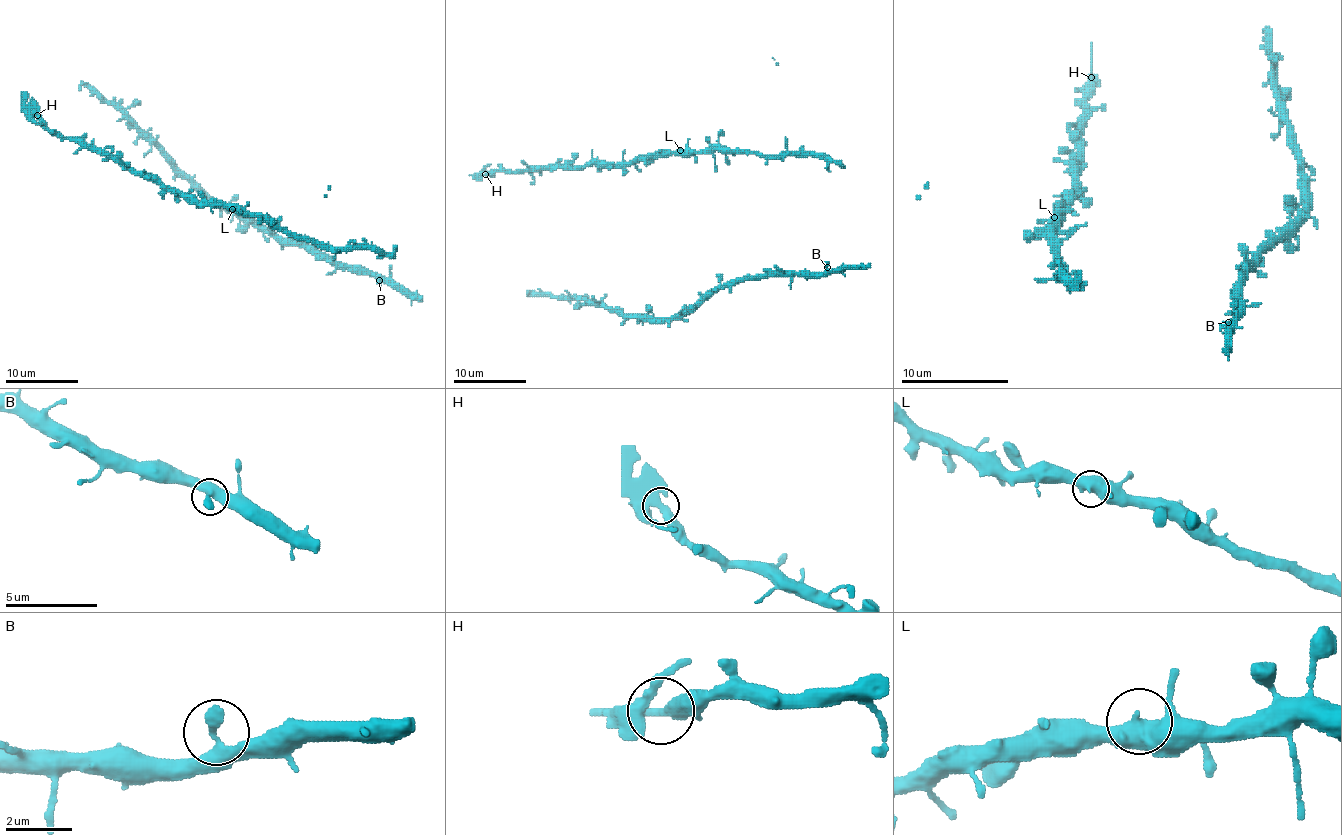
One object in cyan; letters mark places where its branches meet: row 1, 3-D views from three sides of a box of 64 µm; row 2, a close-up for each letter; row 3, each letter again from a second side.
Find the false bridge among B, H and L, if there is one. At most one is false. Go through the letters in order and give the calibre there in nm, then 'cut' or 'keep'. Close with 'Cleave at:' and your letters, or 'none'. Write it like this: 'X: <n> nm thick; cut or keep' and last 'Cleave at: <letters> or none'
B: 360 nm thick; keep
H: 400 nm thick; cut
L: 500 nm thick; keep
Cleave at: H

